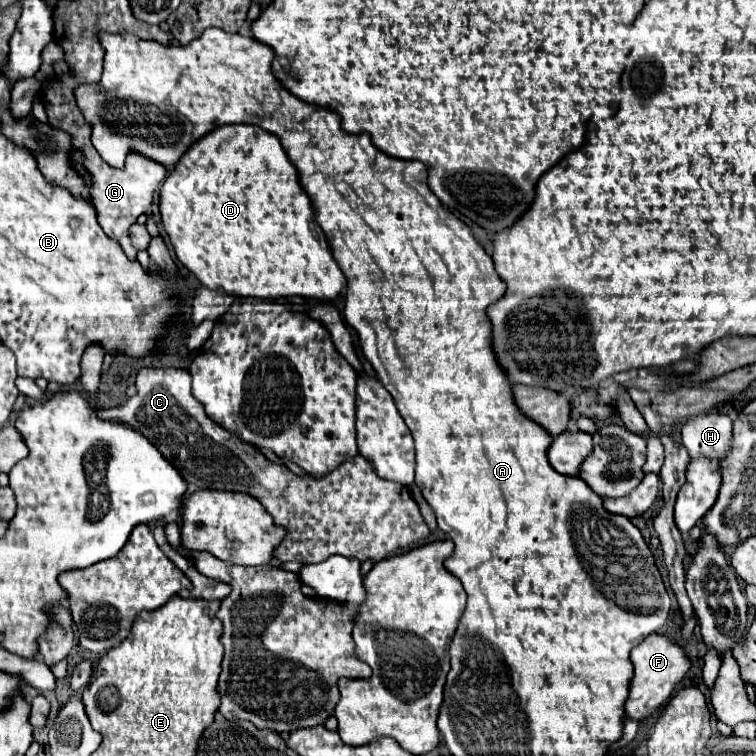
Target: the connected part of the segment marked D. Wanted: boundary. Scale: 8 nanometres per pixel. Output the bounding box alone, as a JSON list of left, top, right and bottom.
[160,125,346,299]

